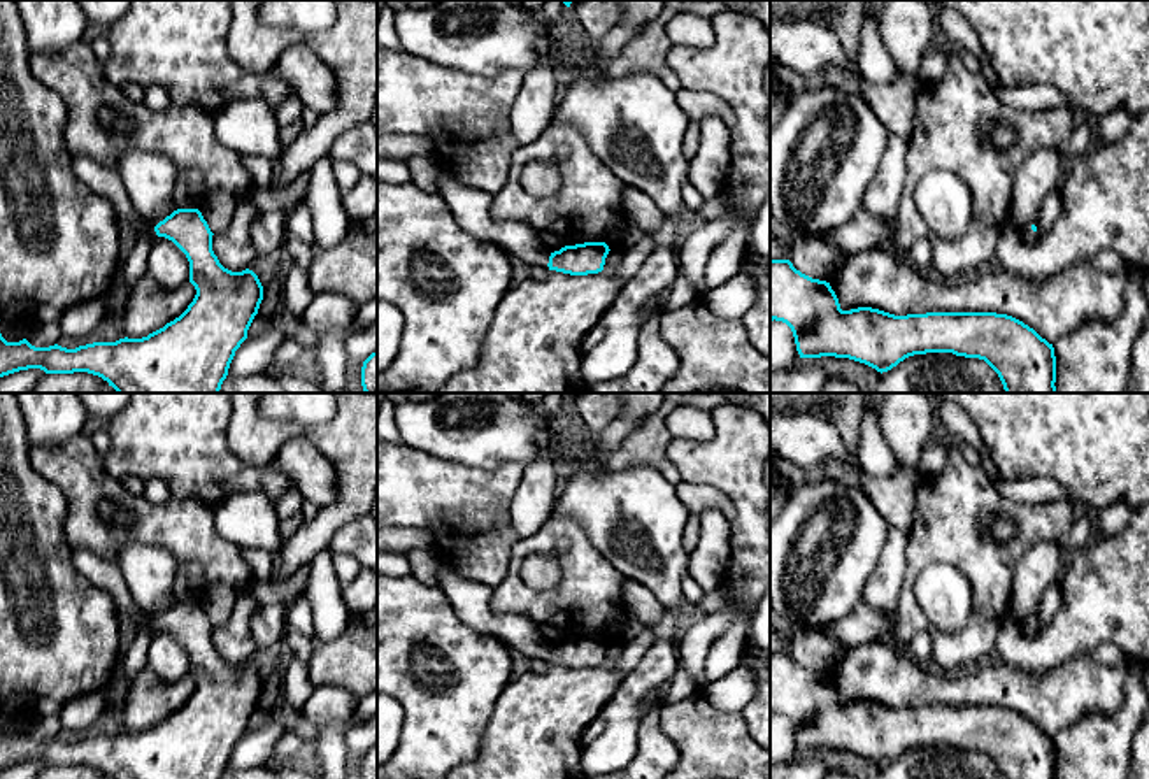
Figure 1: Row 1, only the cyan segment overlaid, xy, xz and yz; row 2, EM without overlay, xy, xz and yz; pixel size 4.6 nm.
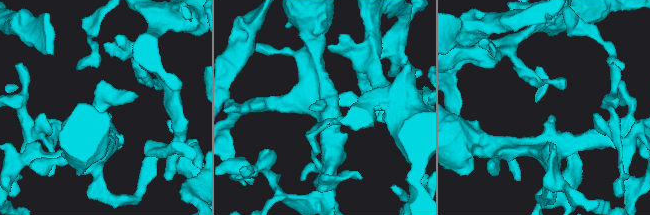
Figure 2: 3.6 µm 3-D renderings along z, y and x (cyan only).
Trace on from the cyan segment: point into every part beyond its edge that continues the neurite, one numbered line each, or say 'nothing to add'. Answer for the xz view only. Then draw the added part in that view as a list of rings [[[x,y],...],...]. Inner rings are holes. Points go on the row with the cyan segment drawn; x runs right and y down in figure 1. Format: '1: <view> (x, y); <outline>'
1: xz (471, 207); [[[440,167],[439,195],[470,235],[495,244],[510,260],[517,258],[530,267],[549,263],[551,251],[535,228],[519,221],[496,221],[491,216],[493,193],[467,186],[453,170]]]

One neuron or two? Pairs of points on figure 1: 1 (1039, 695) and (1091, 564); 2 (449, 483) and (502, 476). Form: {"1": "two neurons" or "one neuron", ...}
{"1": "two neurons", "2": "one neuron"}

